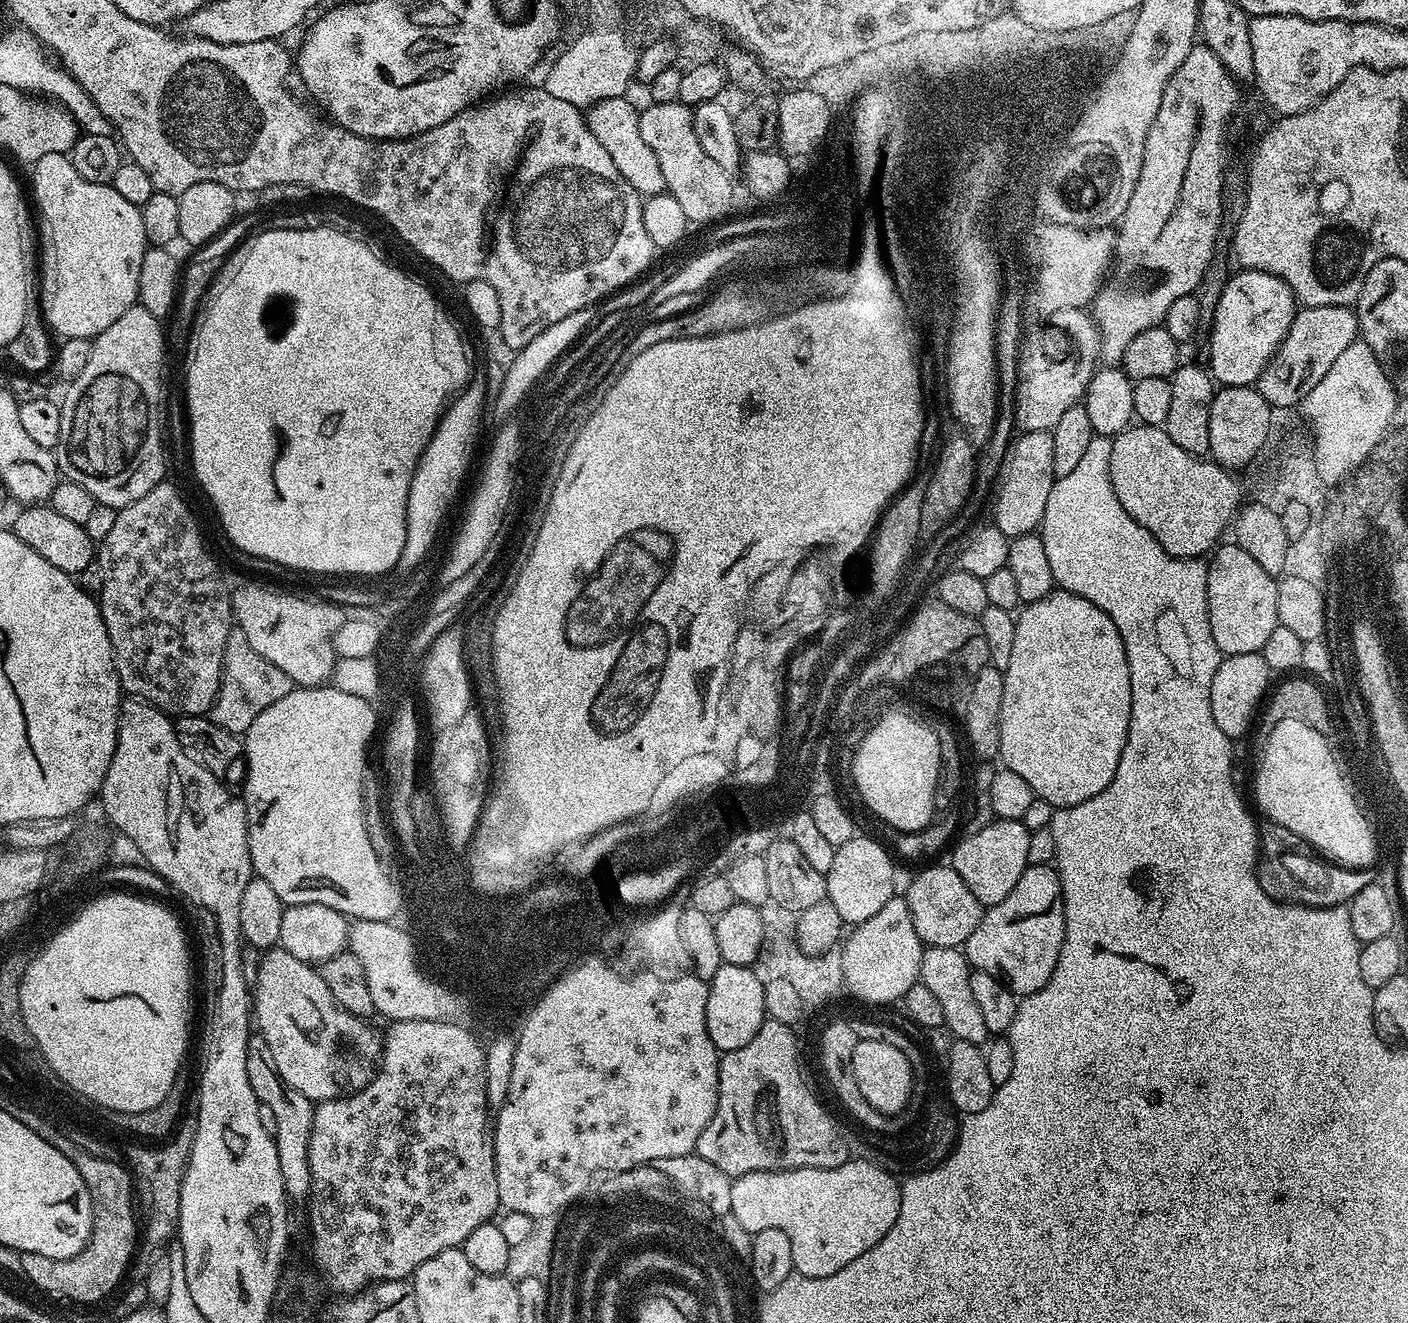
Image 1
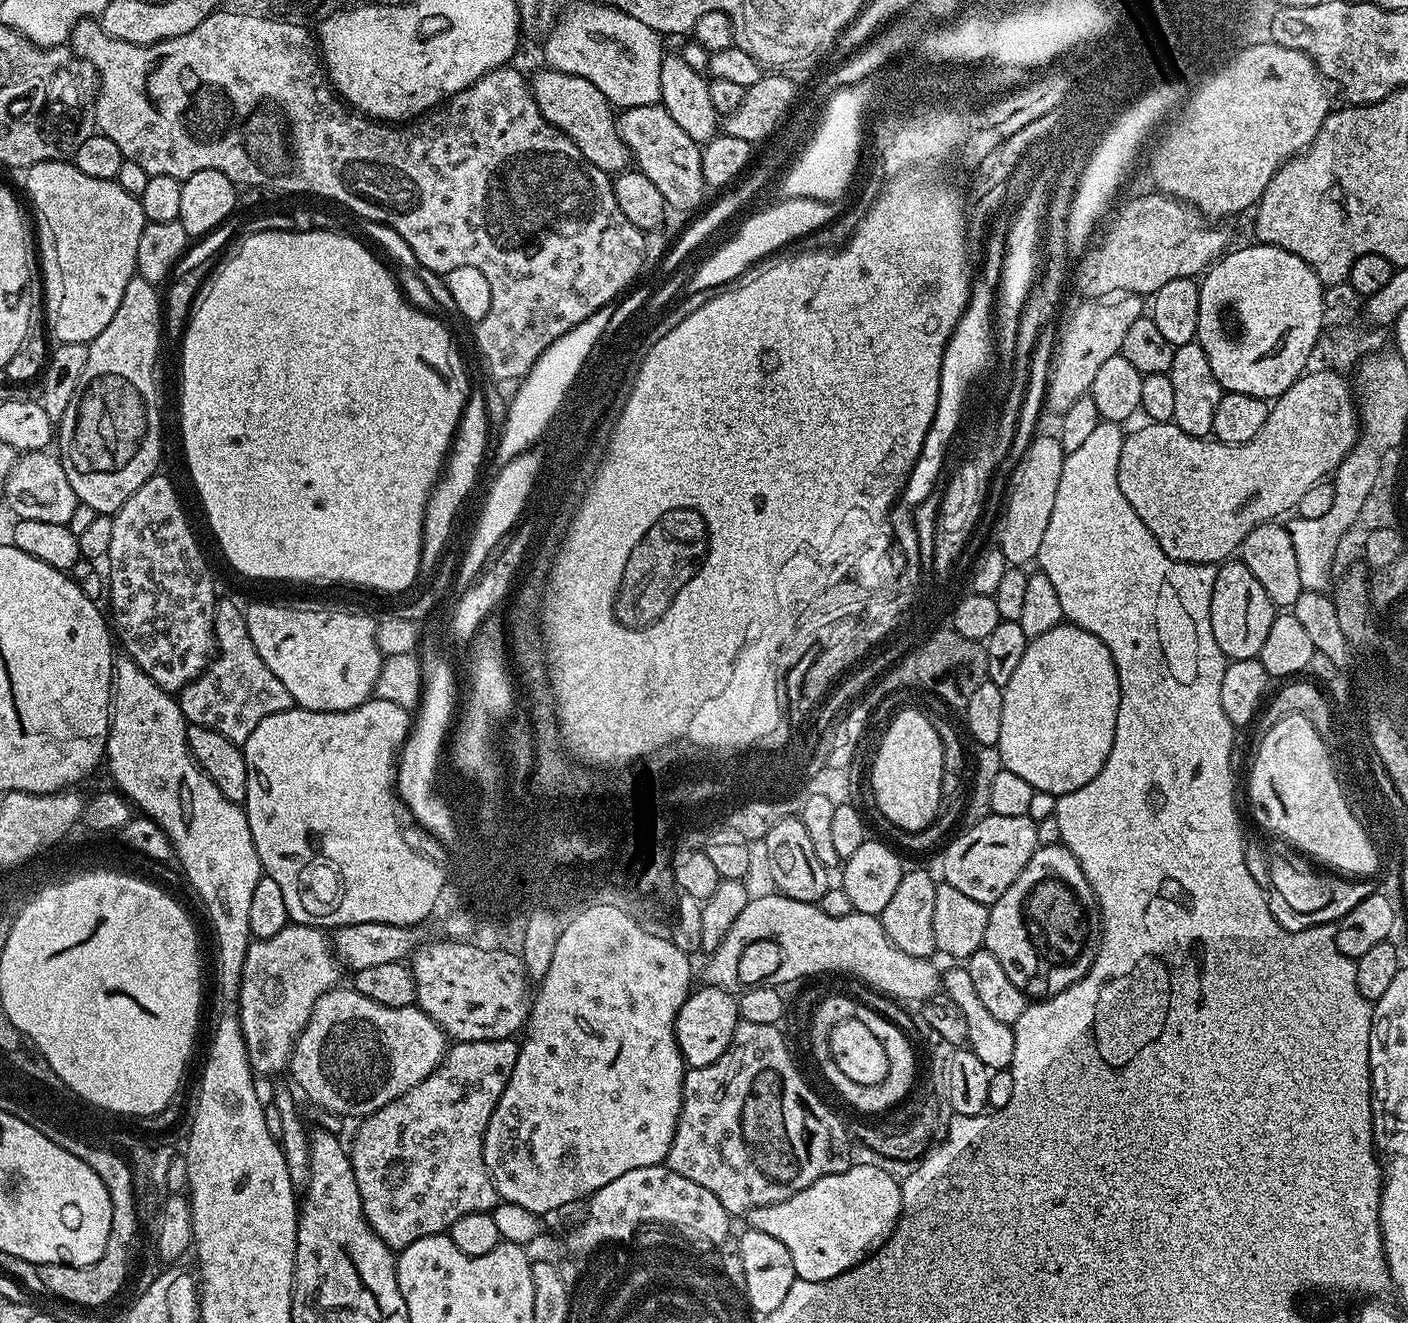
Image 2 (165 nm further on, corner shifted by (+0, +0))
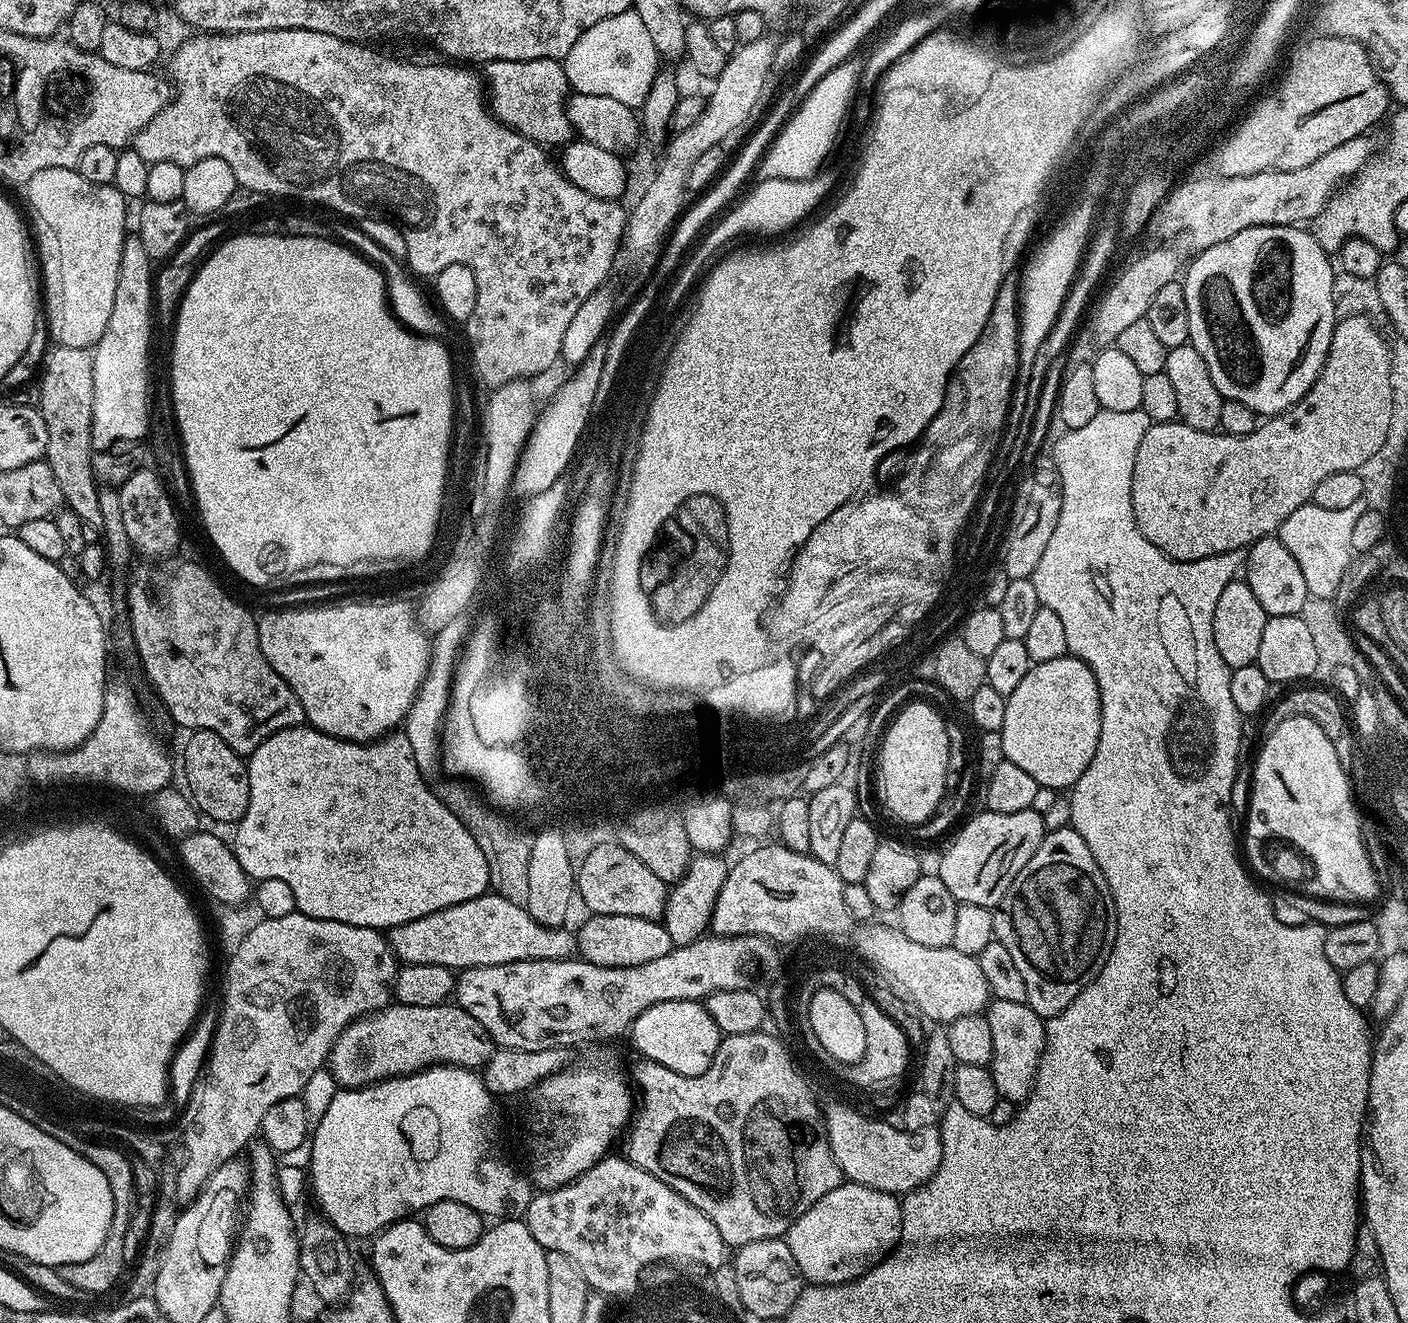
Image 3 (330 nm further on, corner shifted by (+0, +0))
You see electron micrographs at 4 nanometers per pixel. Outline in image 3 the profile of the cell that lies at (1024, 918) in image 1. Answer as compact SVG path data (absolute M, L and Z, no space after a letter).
M1071 826L1062 830L1054 830L1045 835L1038 850L1018 870L1018 878L1010 882L1006 894L996 905L994 918L995 939L1006 946L1006 951L1014 957L1022 979L1026 981L1026 998L1028 1005L1045 1018L1062 1014L1074 998L1089 982L1106 966L1106 958L1110 958L1110 950L1116 937L1116 907L1110 886L1098 866L1094 862L1094 854L1090 854L1090 846Z

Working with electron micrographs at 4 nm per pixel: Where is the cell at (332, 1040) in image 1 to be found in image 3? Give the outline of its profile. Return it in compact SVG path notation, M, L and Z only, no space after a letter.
M392 1002L386 1008L380 1008L368 1016L359 1016L347 1024L330 1050L326 1068L341 1089L364 1088L368 1084L378 1084L381 1080L391 1080L393 1076L409 1076L412 1072L434 1064L452 1064L476 1070L484 1066L493 1056L495 1049L496 1045L490 1036L485 1034L481 1023L454 1002L430 1007L406 1006Z

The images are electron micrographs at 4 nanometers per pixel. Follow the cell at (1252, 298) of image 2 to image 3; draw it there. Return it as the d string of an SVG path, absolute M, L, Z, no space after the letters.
M1283 224L1282 226L1254 226L1250 230L1242 230L1242 234L1234 234L1234 238L1226 238L1226 242L1218 242L1218 246L1197 251L1192 265L1187 265L1182 276L1184 293L1186 294L1186 307L1190 313L1190 334L1189 341L1202 354L1206 361L1206 367L1210 369L1210 378L1214 378L1214 386L1218 386L1220 395L1225 400L1242 402L1250 406L1261 417L1271 418L1280 412L1286 412L1294 407L1300 399L1314 386L1318 374L1328 357L1332 335L1336 329L1338 319L1336 310L1336 291L1334 290L1337 273L1334 271L1334 264L1330 261L1329 253L1316 241L1311 231L1303 232L1305 229L1300 226Z

